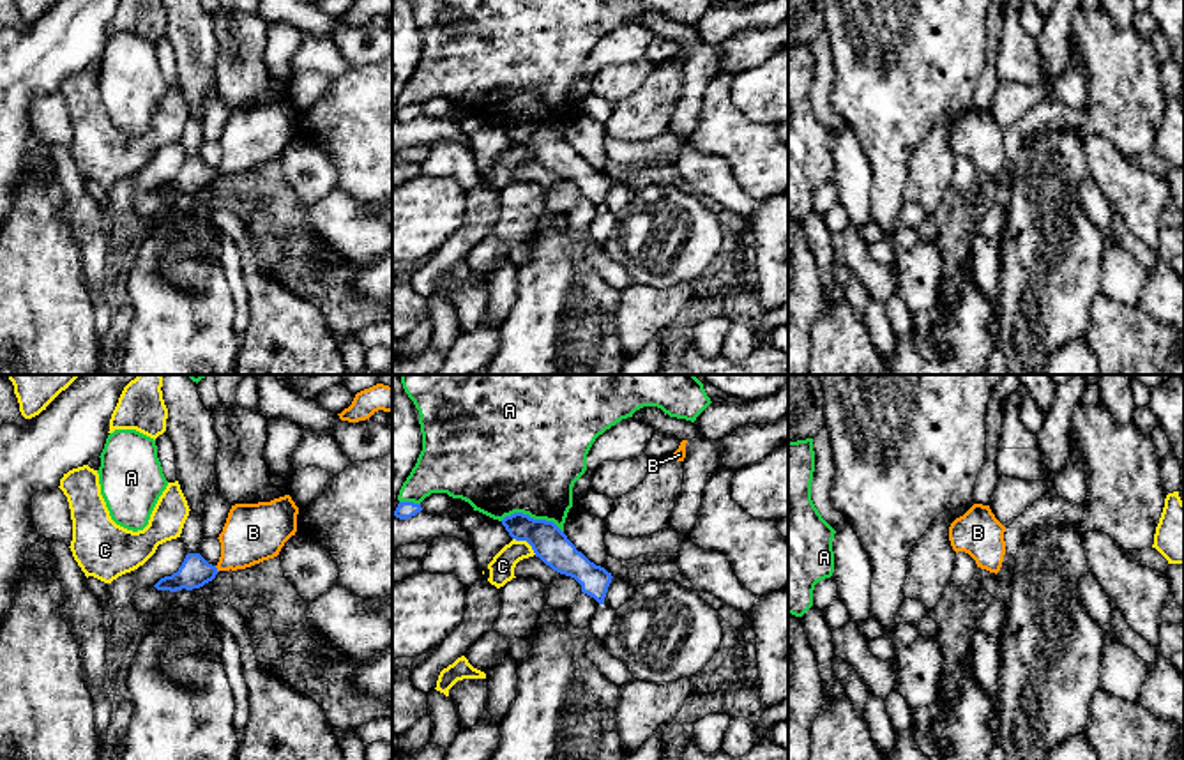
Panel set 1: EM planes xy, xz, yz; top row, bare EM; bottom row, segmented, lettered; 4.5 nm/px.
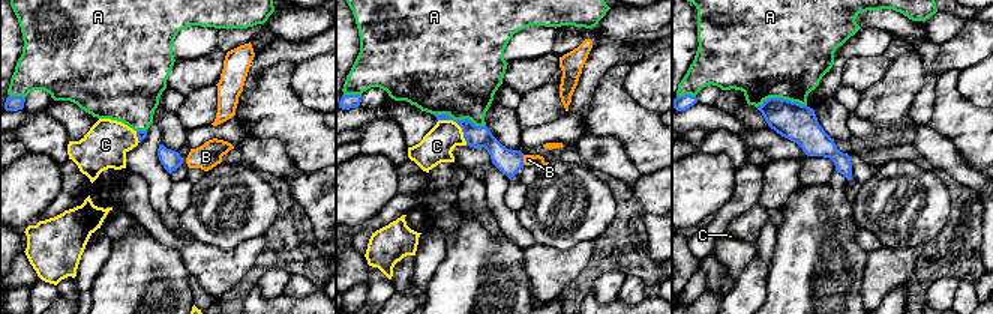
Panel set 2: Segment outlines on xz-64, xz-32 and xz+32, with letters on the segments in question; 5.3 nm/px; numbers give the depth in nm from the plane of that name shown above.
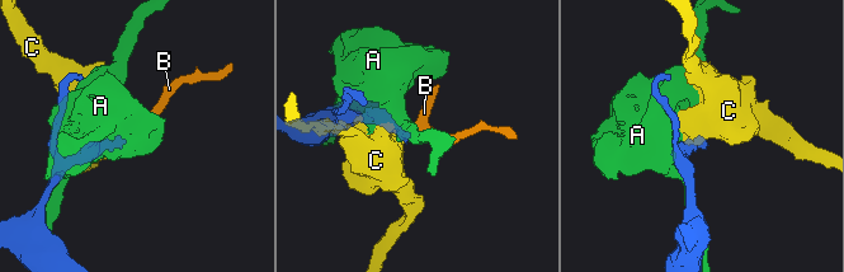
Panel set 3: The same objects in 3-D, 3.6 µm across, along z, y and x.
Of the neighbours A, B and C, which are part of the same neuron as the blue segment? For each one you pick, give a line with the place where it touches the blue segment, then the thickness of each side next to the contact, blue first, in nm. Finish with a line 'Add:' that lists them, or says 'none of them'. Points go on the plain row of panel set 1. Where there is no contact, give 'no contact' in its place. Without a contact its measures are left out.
B: xy (216, 174) | 140/280 nm
Add: B

